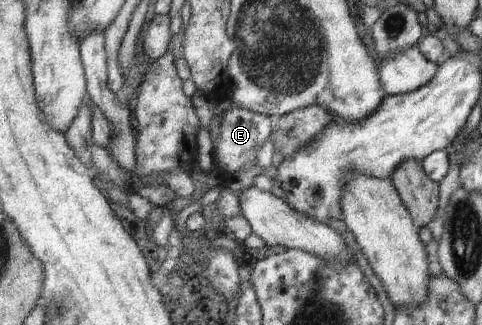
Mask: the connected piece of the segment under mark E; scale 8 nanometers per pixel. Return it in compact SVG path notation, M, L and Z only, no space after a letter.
M238 107L225 114L220 124L219 140L216 142L215 147L216 161L221 170L237 174L241 170L247 170L247 168L255 166L257 164L257 154L259 154L261 146L265 144L265 140L269 138L269 134L273 130L270 117L257 114L252 110Z

